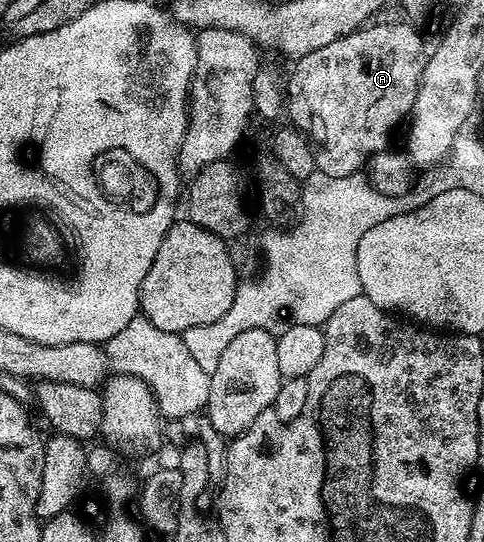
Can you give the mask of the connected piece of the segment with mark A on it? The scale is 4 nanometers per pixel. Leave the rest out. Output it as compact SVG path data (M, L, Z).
M410 22L403 24L375 24L368 23L366 26L349 33L347 36L337 38L337 42L329 42L329 46L321 46L321 50L313 50L313 54L305 54L300 60L294 61L291 77L285 84L285 112L291 115L290 123L301 132L306 132L312 145L315 147L315 167L329 174L333 178L345 178L346 176L358 173L366 165L371 157L379 152L388 151L391 135L395 132L395 127L399 123L406 121L411 115L411 108L415 105L419 83L423 77L423 71L427 65L429 55L428 45L423 45L423 40L419 37L420 29Z

